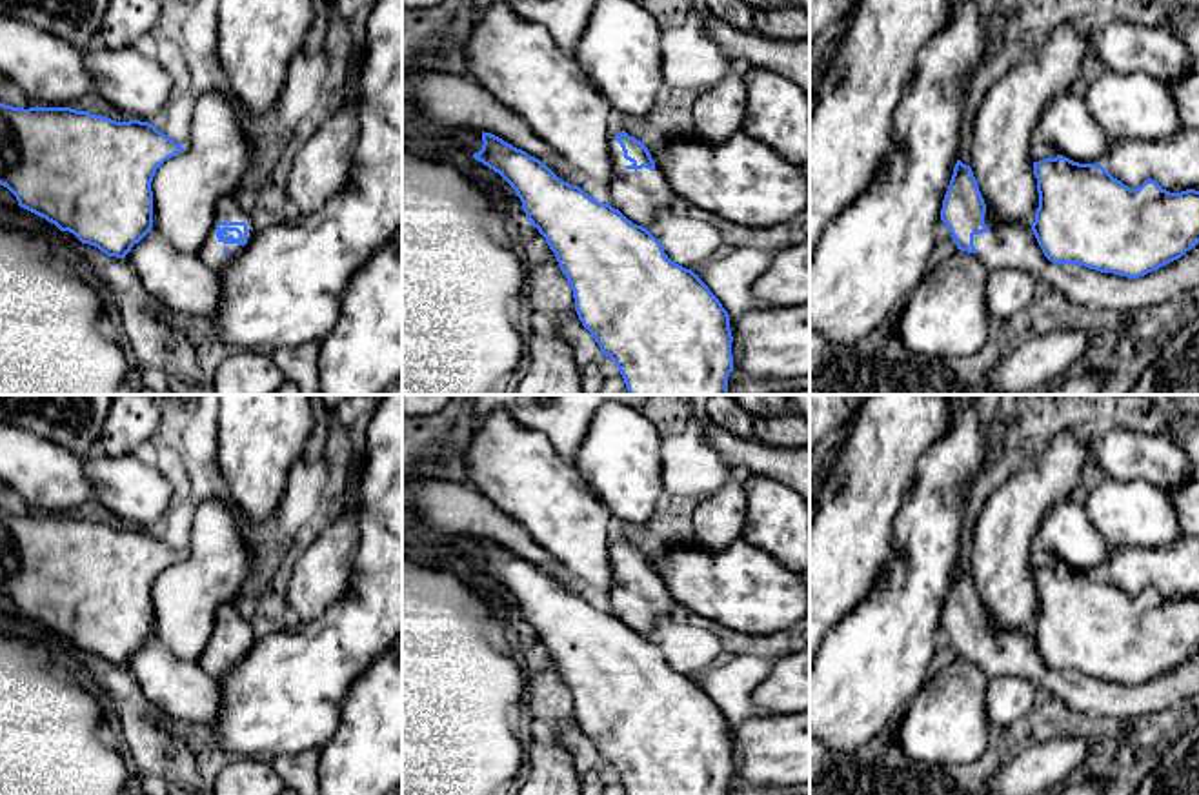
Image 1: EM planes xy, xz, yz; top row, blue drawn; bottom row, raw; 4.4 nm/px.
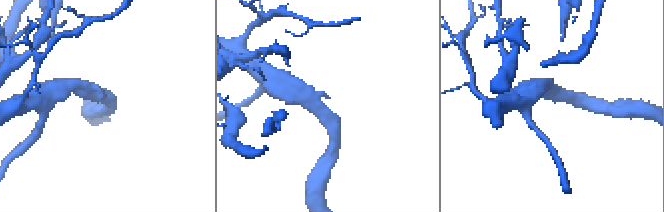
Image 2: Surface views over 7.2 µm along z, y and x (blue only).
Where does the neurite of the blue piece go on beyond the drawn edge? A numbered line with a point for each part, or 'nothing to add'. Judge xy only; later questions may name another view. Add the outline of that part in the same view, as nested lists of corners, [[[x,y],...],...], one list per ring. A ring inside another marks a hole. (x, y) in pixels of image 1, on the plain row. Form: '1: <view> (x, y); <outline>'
1: xy (211, 659); [[[224,604],[217,609],[215,624],[213,624],[213,635],[209,642],[206,644],[204,651],[196,659],[196,662],[202,666],[206,673],[211,677],[220,677],[233,666],[237,666],[246,655],[238,651],[224,651],[217,646],[217,631],[218,629],[246,629],[247,631],[247,651],[255,644],[251,624],[238,613],[238,608],[235,604]]]

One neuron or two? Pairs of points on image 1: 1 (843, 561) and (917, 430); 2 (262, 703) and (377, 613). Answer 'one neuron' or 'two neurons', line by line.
1: one neuron
2: one neuron

